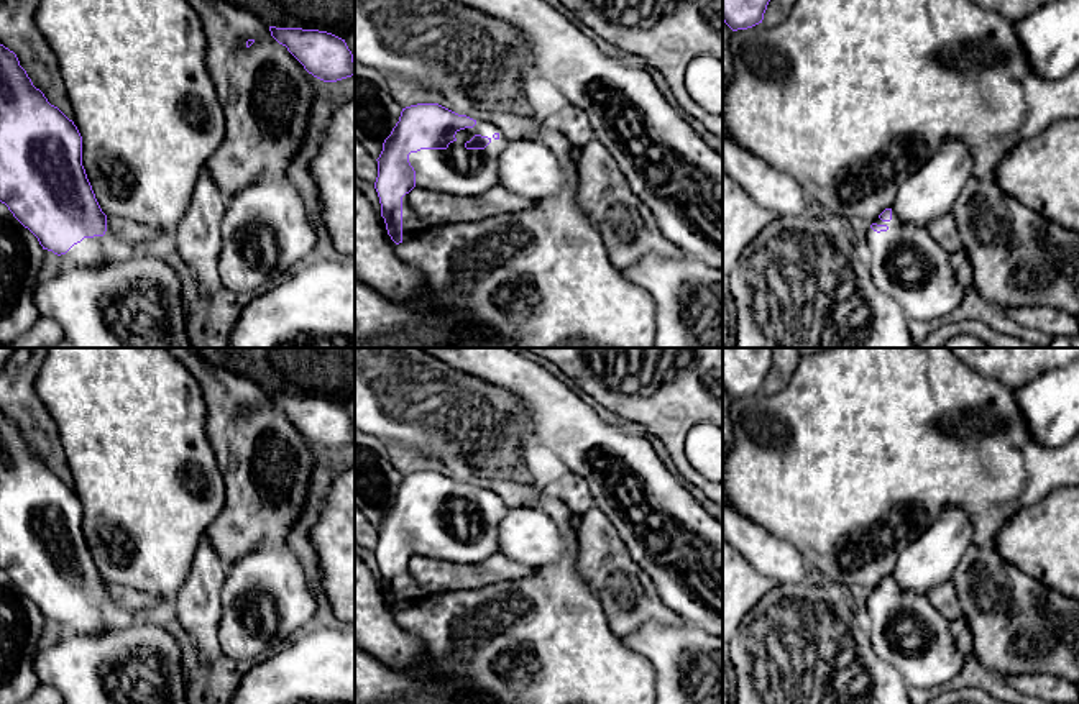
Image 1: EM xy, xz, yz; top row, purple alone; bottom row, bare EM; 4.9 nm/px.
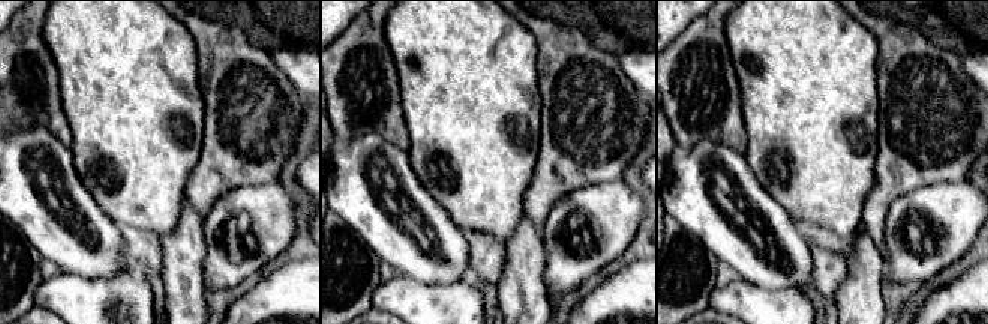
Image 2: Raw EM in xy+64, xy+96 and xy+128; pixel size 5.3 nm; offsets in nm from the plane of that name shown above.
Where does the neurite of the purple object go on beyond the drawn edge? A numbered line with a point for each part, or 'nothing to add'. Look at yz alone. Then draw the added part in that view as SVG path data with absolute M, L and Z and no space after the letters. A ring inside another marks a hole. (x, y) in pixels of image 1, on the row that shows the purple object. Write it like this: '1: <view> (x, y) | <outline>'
1: yz (907, 263) | M892 210L892 220L877 225L887 225L887 231L867 231L870 248L869 272L880 292L892 297L908 320L934 322L951 313L964 299L967 289L962 287L949 263L949 253L943 249L931 236L926 226L916 226L900 222Z

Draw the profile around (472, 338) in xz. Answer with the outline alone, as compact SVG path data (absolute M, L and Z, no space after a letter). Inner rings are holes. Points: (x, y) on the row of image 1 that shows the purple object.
M468 330L450 348L517 348L514 341L486 336L476 330Z

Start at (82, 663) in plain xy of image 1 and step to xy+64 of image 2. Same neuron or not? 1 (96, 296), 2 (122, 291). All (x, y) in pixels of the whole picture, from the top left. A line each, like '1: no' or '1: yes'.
1: yes
2: yes

